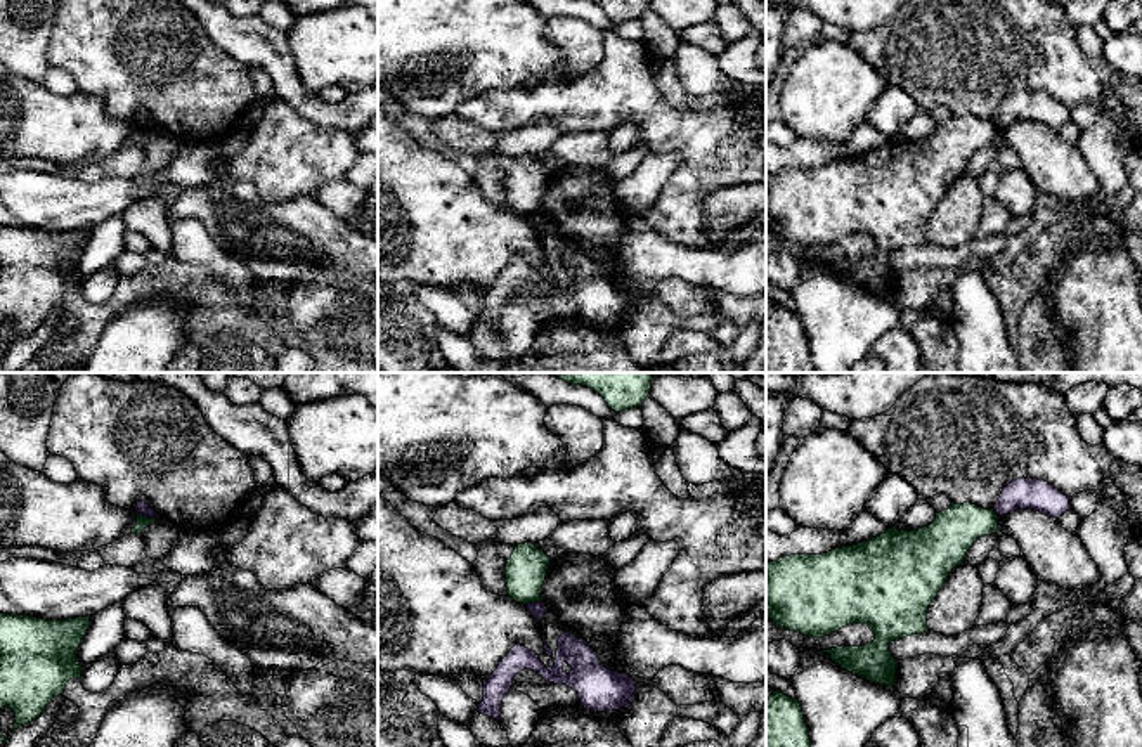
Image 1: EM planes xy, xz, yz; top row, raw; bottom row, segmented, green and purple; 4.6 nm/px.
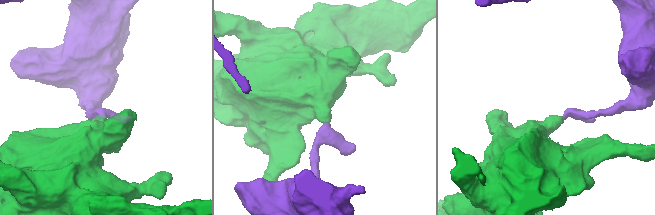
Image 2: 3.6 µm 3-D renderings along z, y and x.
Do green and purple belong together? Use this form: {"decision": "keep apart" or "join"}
{"decision": "keep apart"}

